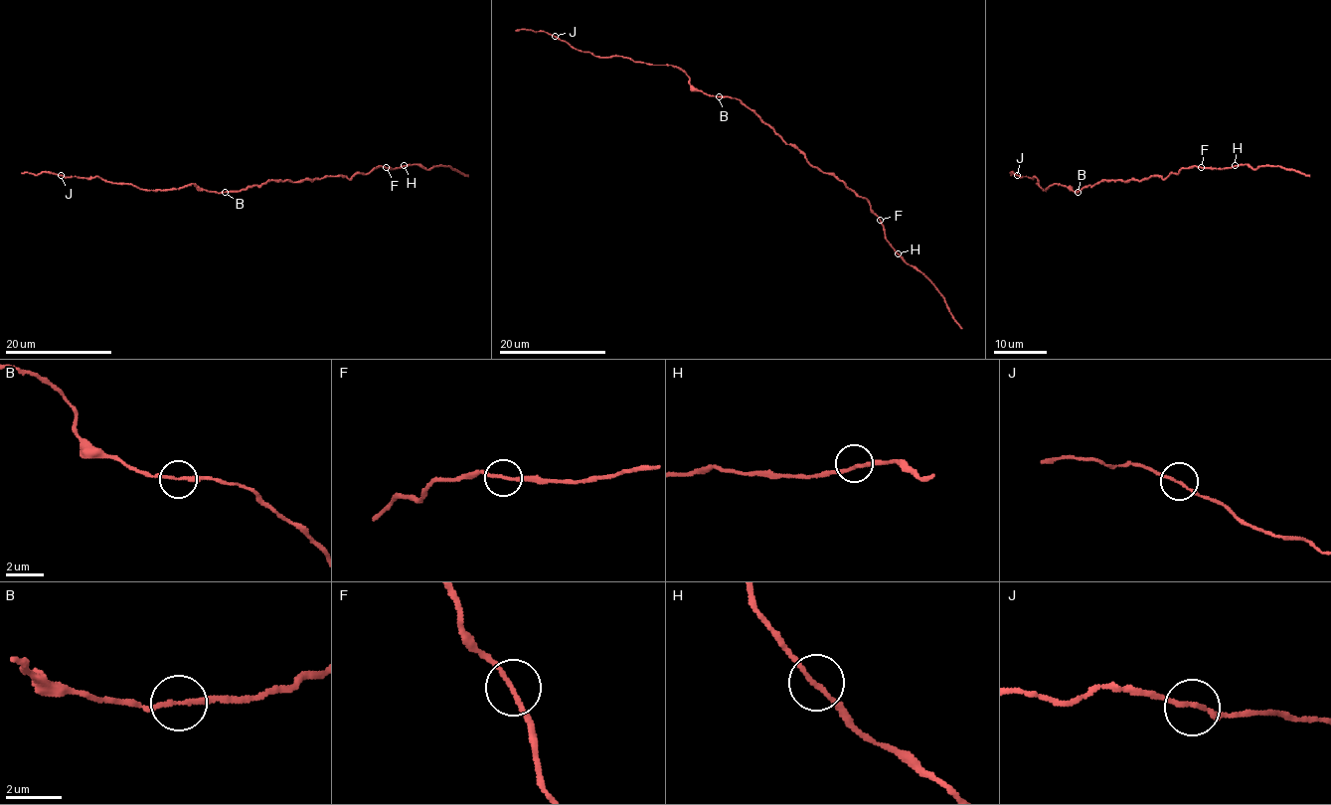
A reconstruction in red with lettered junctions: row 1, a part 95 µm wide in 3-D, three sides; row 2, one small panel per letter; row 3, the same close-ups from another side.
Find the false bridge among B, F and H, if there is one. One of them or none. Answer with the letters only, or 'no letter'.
B

